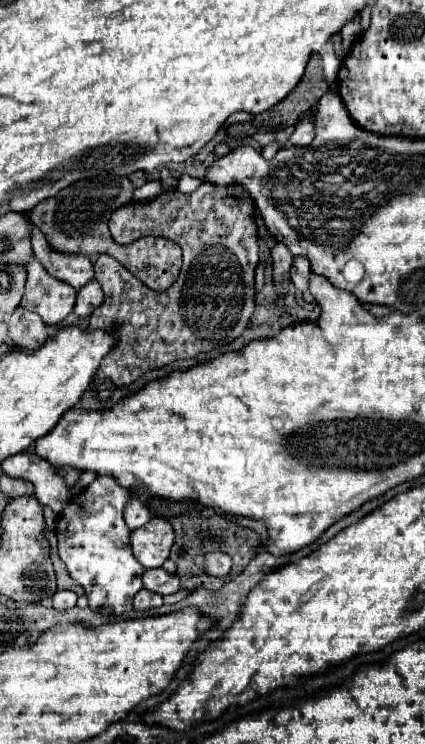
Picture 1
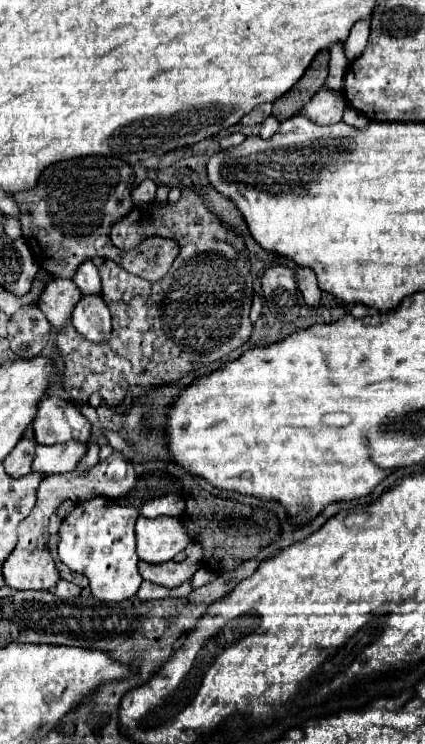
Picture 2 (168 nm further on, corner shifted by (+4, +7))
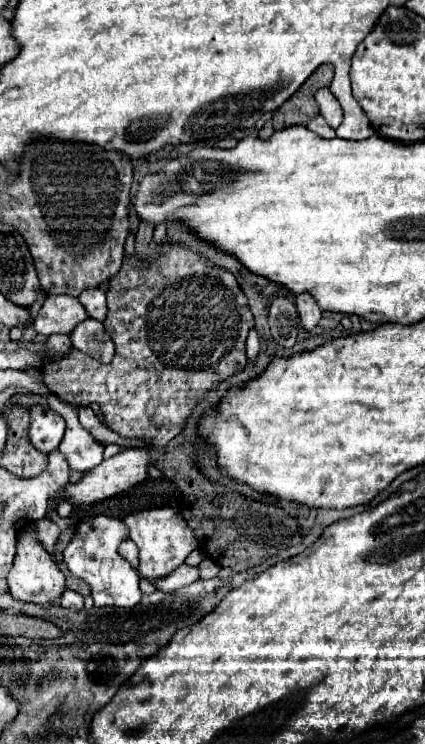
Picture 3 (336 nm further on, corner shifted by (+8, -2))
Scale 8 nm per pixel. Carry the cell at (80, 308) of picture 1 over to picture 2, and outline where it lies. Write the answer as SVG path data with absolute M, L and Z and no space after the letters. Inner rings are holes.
M83 295L73 309L73 327L89 341L101 343L109 339L111 315L101 295Z

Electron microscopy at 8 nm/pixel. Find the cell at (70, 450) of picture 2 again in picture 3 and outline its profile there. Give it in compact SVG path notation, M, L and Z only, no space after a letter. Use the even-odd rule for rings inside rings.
M51 394L47 398L49 406L59 412L63 416L63 420L67 422L67 428L65 428L65 436L59 444L59 450L67 456L67 462L71 466L71 470L77 470L77 472L89 472L93 470L95 466L101 464L103 460L103 450L105 450L105 444L97 442L93 438L93 434L89 434L79 418L77 418L77 408L59 400L55 394Z

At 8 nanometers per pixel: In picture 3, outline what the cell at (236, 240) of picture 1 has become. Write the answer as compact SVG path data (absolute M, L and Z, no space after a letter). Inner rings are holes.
M163 244L163 250L161 250L161 258L157 258L153 254L153 262L149 268L135 268L135 256L123 260L123 266L121 266L121 272L115 274L111 280L109 280L109 290L107 290L107 306L109 306L109 314L107 314L107 320L105 320L105 328L107 332L111 334L113 342L115 342L115 356L109 364L101 364L97 360L91 360L91 356L79 352L79 350L71 350L65 358L61 360L47 360L45 366L43 366L43 380L47 384L47 388L59 396L61 400L81 408L81 406L89 406L93 402L99 404L101 408L101 414L105 418L105 426L111 428L113 432L117 432L119 436L123 438L147 438L149 440L149 446L165 446L169 440L173 440L177 434L181 434L181 430L185 428L185 422L187 418L193 414L197 402L213 388L217 388L219 382L227 380L229 376L241 372L245 368L245 338L249 334L249 330L255 326L253 322L253 314L249 310L249 304L247 304L247 298L243 294L243 290L239 288L235 276L223 268L217 268L213 264L209 264L207 260L199 258L197 254L189 252L187 248L183 246L169 246L169 244Z

